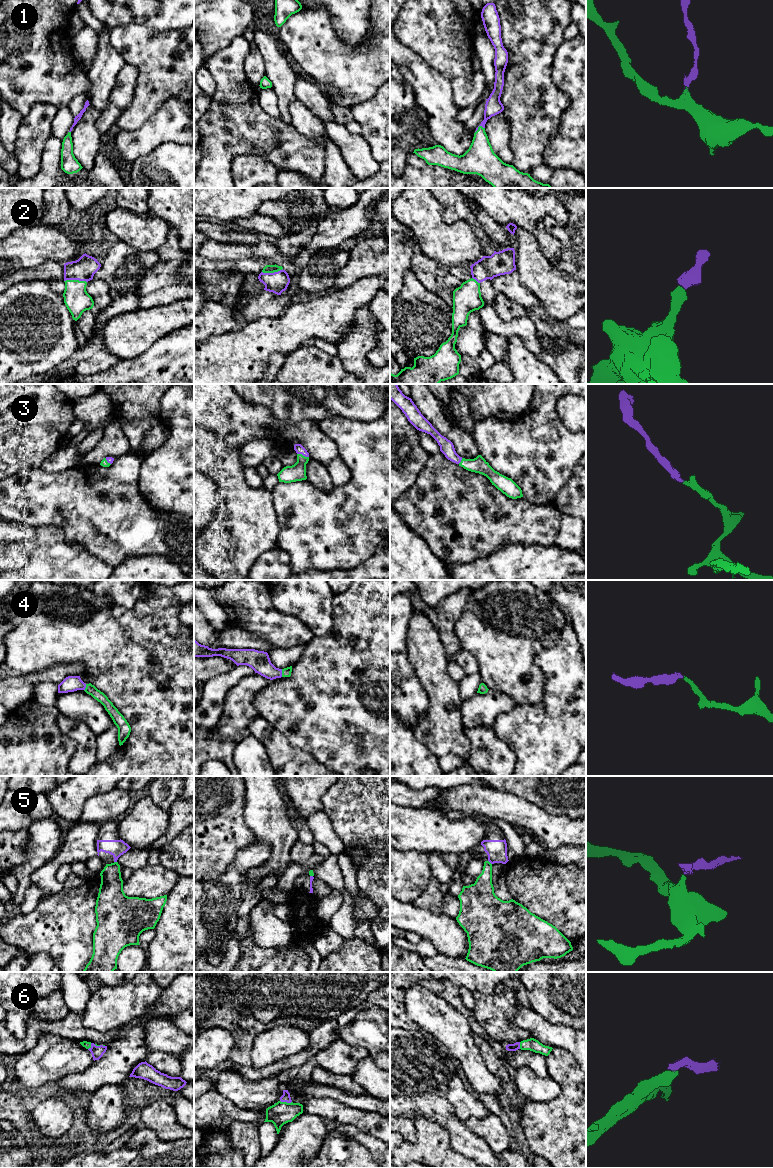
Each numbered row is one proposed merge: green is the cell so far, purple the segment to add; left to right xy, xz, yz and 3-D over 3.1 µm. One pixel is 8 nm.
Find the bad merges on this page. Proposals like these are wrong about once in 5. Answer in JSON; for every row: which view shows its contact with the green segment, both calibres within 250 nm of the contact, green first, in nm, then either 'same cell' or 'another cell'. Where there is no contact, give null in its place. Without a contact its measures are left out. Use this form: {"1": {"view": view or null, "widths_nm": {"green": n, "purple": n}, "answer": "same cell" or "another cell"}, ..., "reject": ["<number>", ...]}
{"1": {"view": "yz", "widths_nm": {"green": 240, "purple": 140}, "answer": "same cell"}, "2": {"view": "xy", "widths_nm": {"green": 200, "purple": 190}, "answer": "same cell"}, "3": {"view": "xz", "widths_nm": {"green": 140, "purple": 70}, "answer": "same cell"}, "4": {"view": "xz", "widths_nm": {"green": 80, "purple": 170}, "answer": "same cell"}, "5": {"view": "yz", "widths_nm": {"green": 190, "purple": 160}, "answer": "another cell"}, "6": {"view": "xz", "widths_nm": {"green": 180, "purple": 70}, "answer": "same cell"}, "reject": ["5"]}

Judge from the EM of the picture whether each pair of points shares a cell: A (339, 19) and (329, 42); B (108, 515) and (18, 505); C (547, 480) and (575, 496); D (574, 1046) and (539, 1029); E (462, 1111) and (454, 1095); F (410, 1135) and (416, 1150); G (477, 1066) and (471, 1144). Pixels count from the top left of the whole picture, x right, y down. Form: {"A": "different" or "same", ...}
{"A": "different", "B": "same", "C": "different", "D": "same", "E": "same", "F": "different", "G": "different"}

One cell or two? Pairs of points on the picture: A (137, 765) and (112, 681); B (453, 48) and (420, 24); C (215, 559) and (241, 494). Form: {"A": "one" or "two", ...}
{"A": "one", "B": "one", "C": "one"}

